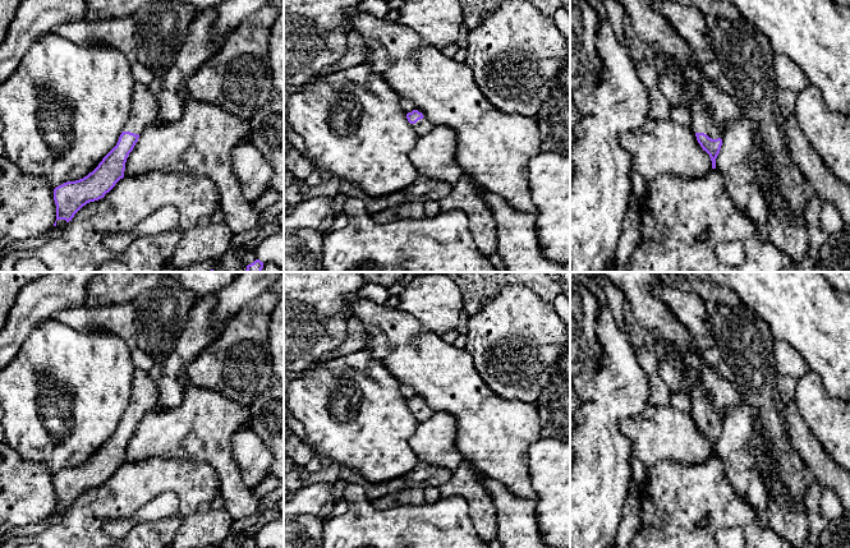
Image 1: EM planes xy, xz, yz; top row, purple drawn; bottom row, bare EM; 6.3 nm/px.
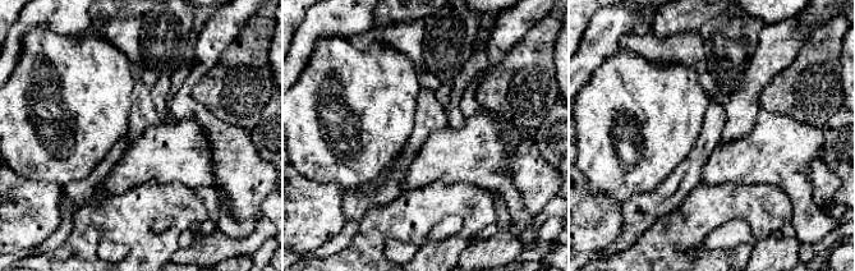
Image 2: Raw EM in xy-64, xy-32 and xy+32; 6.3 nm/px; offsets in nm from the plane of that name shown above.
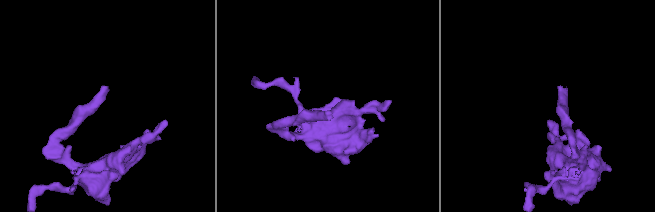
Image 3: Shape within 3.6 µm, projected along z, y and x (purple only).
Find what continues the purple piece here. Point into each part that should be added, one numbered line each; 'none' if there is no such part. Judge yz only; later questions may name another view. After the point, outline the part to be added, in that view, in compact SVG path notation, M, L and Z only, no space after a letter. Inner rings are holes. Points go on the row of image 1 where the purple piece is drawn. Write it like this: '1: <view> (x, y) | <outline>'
1: yz (702, 121) | M694 84L686 86L685 89L690 93L688 96L688 110L692 118L692 130L694 133L704 133L712 139L721 138L721 134L713 123L712 112L707 107L700 89Z

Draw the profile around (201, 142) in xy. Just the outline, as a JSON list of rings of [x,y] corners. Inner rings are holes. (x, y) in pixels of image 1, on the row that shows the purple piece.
[[[190,98],[179,120],[146,126],[127,158],[124,176],[151,171],[206,176],[219,189],[224,221],[231,231],[252,234],[261,212],[244,198],[231,166],[233,149],[249,133],[248,120]]]

